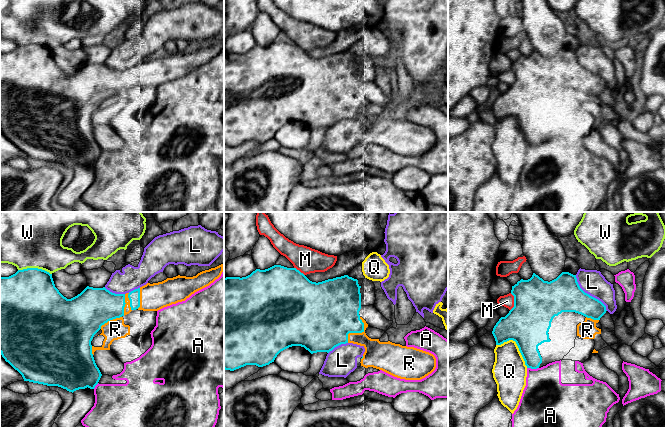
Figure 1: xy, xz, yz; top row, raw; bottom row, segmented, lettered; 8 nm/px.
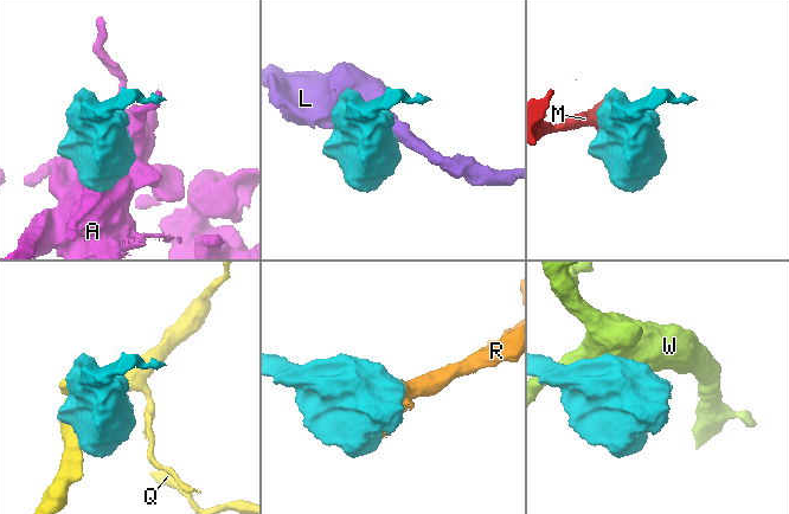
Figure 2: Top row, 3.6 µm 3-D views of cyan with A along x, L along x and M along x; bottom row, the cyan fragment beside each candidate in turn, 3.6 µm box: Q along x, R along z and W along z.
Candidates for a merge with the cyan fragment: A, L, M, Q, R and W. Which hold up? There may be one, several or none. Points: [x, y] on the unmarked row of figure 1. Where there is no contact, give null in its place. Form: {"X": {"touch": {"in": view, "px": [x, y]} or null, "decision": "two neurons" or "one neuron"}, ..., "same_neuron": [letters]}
{"A": {"touch": {"in": "yz", "px": [533, 144]}, "decision": "two neurons"}, "L": {"touch": {"in": "yz", "px": [588, 70]}, "decision": "two neurons"}, "M": {"touch": {"in": "yz", "px": [514, 78]}, "decision": "two neurons"}, "Q": {"touch": {"in": "yz", "px": [517, 121]}, "decision": "two neurons"}, "R": {"touch": {"in": "xz", "px": [358, 108]}, "decision": "one neuron"}, "W": {"touch": {"in": "xy", "px": [35, 44]}, "decision": "two neurons"}, "same_neuron": ["R"]}

